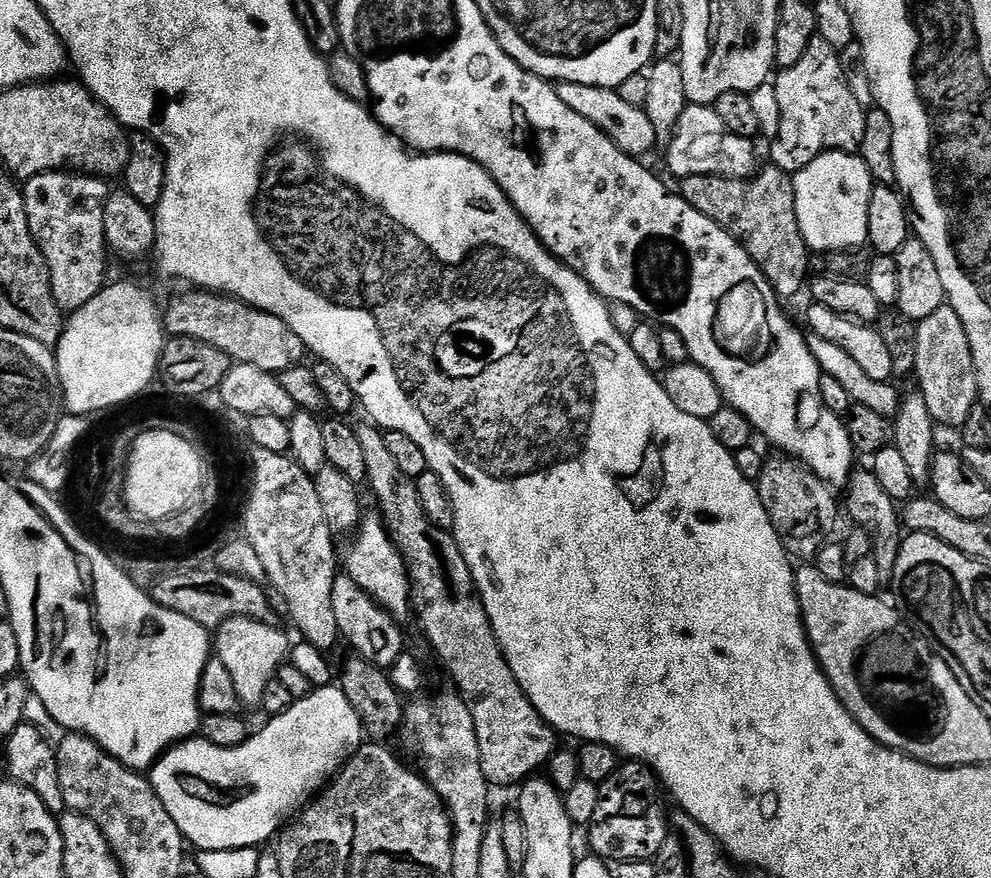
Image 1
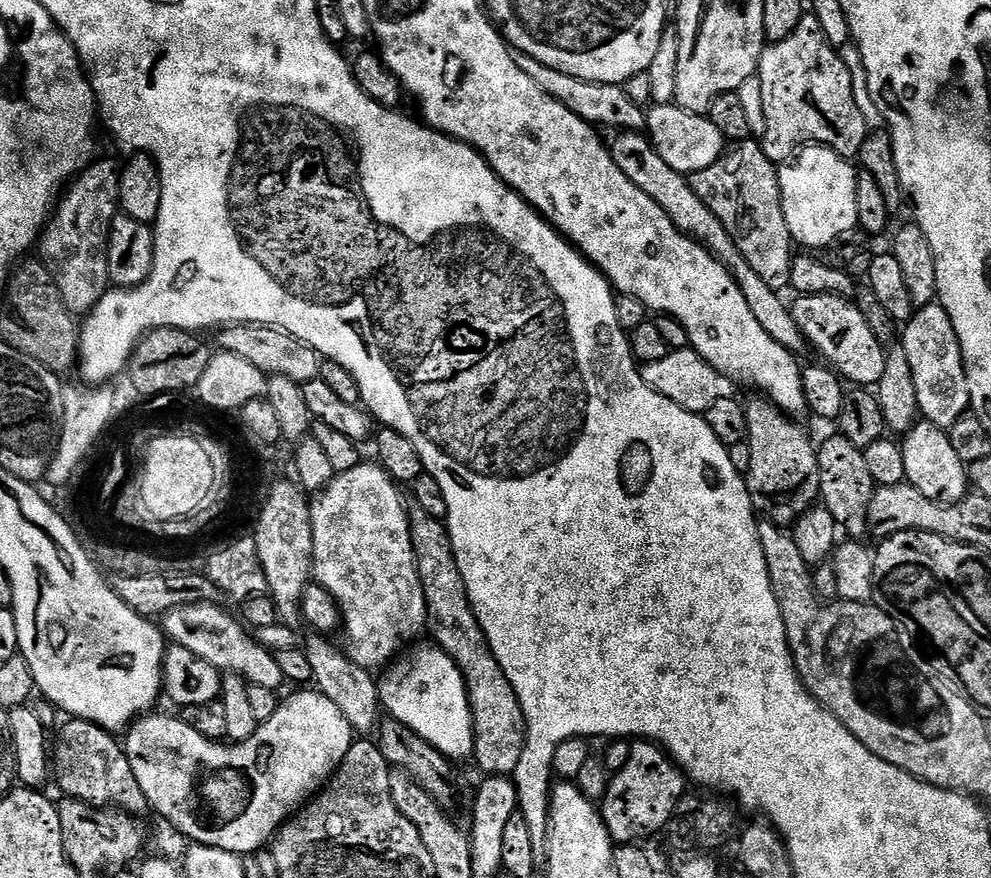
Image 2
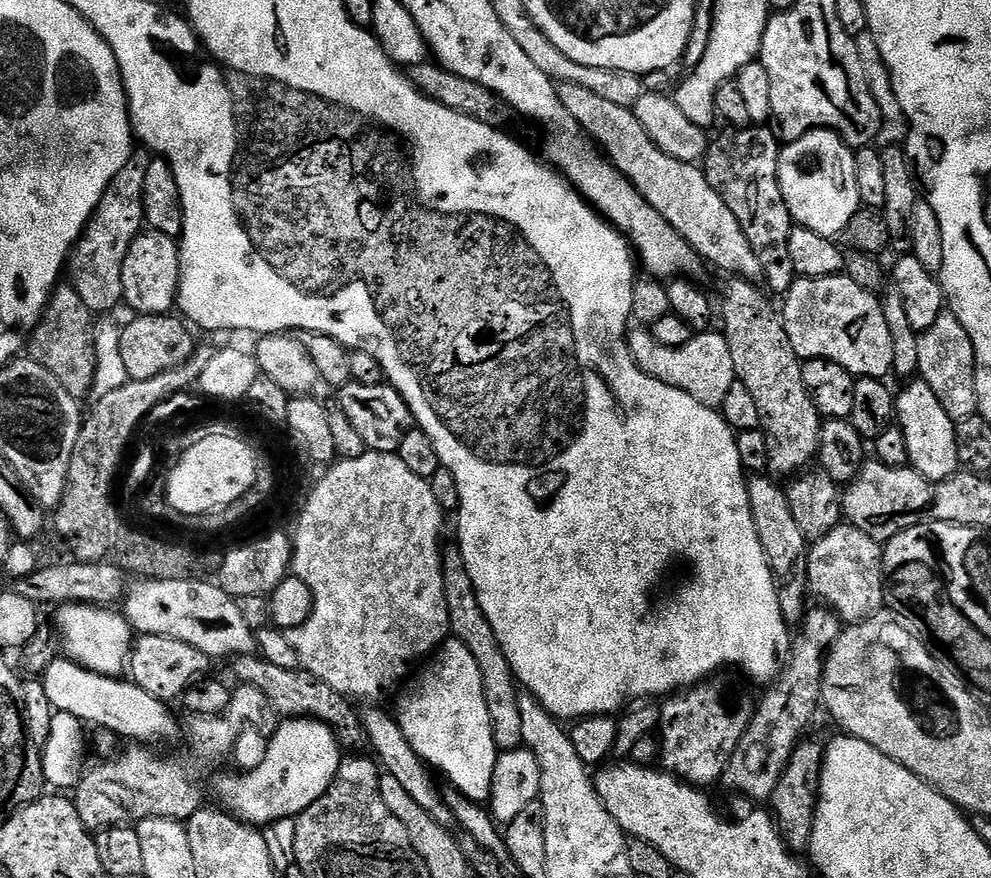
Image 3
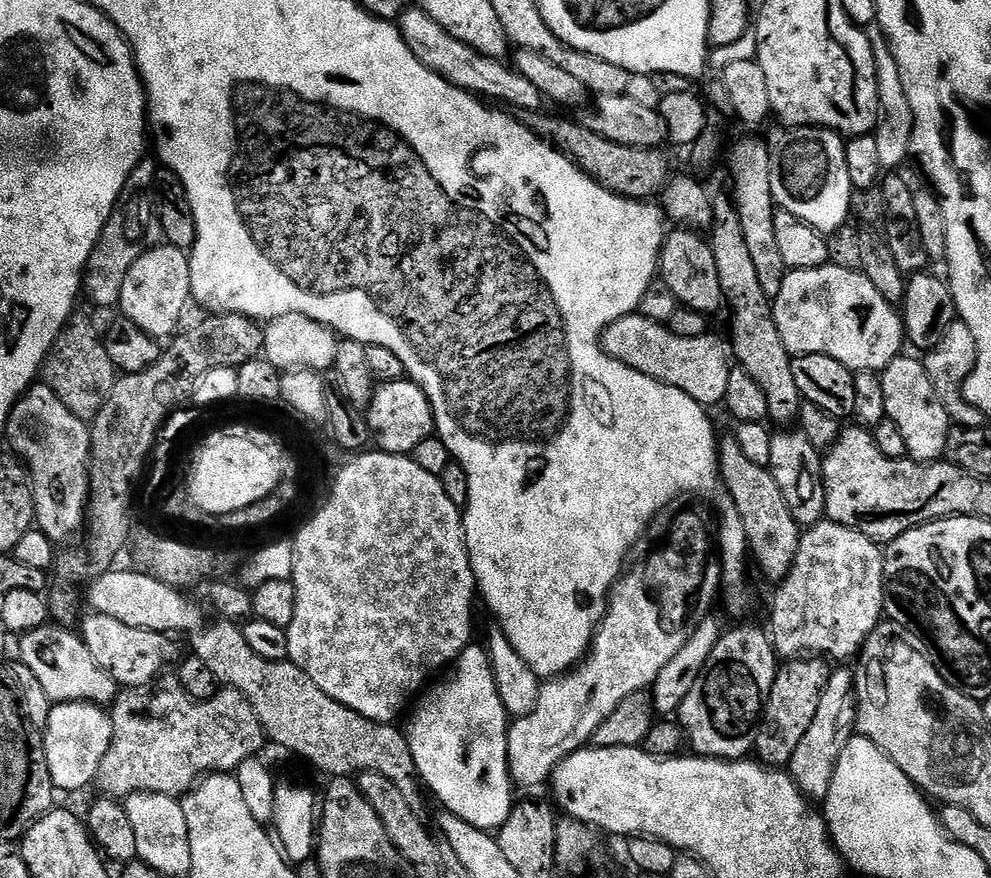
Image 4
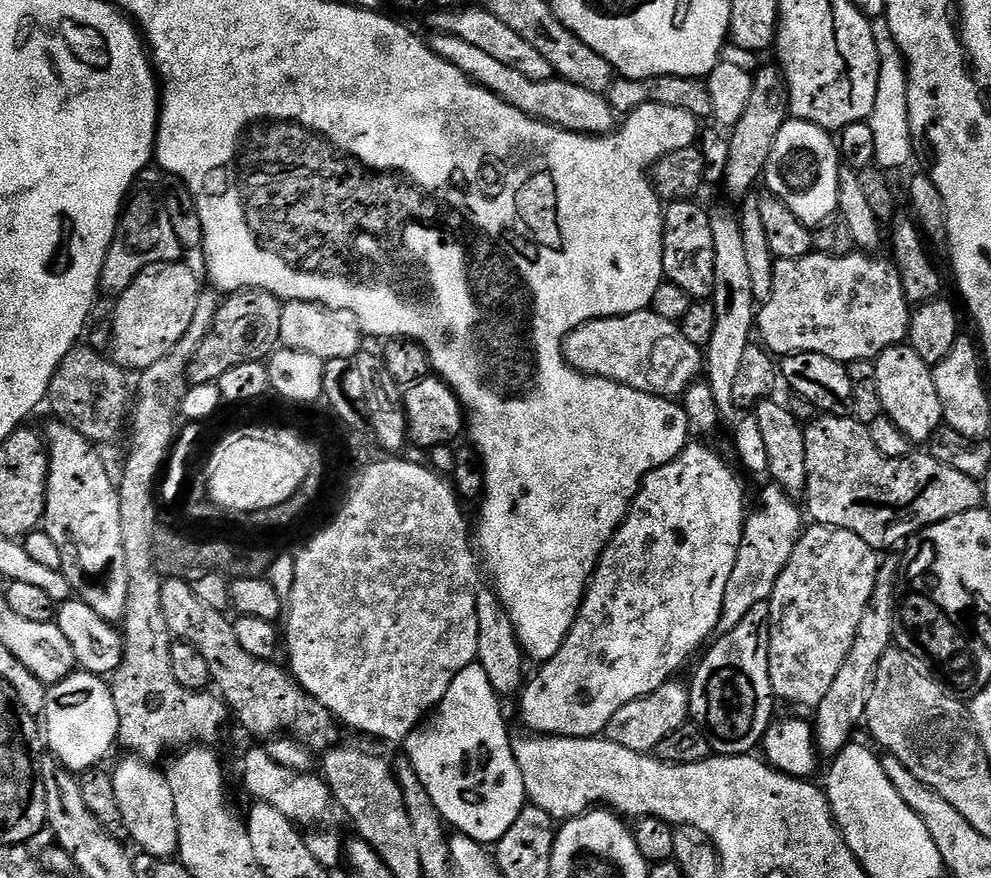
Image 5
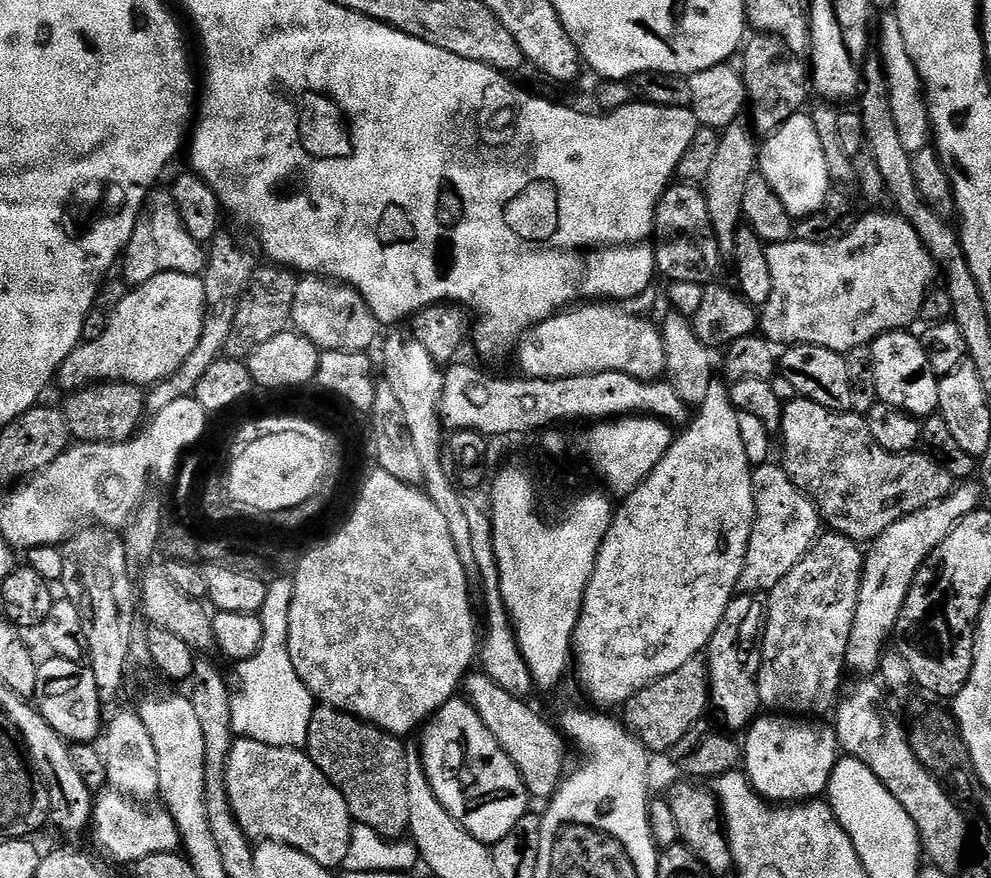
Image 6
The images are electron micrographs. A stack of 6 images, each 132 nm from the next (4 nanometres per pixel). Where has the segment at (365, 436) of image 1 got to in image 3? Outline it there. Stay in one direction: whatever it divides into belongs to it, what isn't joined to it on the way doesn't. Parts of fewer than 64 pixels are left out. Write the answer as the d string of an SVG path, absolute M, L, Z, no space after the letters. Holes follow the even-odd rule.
M445 547L442 559L444 561L446 606L450 610L452 632L455 639L461 640L470 650L470 654L474 654L474 662L478 662L478 670L482 670L482 682L486 694L486 706L490 710L494 742L500 752L509 752L524 744L522 714L518 710L516 676L512 672L510 662L506 662L506 654L502 654L502 650L494 638L494 630L490 626L490 622L486 622L486 614L482 614L482 606L478 606L476 591L470 582L470 574L466 574L466 562L462 558L459 547Z

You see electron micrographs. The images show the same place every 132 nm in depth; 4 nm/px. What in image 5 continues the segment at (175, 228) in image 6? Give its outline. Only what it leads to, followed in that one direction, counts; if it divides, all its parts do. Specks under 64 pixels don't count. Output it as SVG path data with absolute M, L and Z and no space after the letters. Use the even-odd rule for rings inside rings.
M138 192L125 203L124 211L120 213L116 233L102 266L100 292L112 298L121 296L134 278L142 274L142 270L155 264L175 264L182 255L178 234L174 234L174 226L170 223L170 214L163 199L157 193L155 196L152 192Z

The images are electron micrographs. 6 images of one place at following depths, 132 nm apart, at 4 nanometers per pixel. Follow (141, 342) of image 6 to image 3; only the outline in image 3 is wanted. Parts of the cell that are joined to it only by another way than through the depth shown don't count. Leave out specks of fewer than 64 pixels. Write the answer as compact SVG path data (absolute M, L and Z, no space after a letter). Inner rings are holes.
M141 231L132 239L126 262L122 262L123 303L133 308L133 313L141 316L171 313L177 307L180 294L180 246L173 237L153 232Z

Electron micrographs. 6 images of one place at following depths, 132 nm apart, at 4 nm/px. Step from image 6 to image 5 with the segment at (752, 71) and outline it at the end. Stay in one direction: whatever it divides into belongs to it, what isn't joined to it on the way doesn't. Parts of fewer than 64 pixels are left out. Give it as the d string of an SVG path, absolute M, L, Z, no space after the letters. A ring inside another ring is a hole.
M779 67L755 69L750 90L750 102L746 102L746 110L736 124L731 125L729 144L729 162L726 163L723 190L732 196L744 196L757 183L761 183L764 167L768 165L770 150L774 150L774 142L778 139L778 130L790 118L788 107L788 84L784 81L784 73Z

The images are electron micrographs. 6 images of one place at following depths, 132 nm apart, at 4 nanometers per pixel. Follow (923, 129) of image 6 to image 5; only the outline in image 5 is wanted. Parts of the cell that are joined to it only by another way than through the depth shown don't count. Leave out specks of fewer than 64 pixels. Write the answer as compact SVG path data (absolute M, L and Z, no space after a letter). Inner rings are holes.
M873 19L872 33L874 34L874 42L878 46L880 77L878 78L876 108L867 121L868 125L874 130L875 167L881 170L889 170L888 168L902 167L911 156L914 156L912 127L910 126L910 114L908 113L908 69L887 19Z

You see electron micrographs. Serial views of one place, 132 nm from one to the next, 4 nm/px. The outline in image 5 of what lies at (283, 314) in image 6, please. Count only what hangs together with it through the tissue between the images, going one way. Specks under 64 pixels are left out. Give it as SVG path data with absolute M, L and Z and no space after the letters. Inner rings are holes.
M244 288L225 295L212 323L210 334L202 338L202 346L194 354L188 378L195 384L216 384L226 370L251 360L267 361L281 347L282 310L284 304L274 294L257 288Z

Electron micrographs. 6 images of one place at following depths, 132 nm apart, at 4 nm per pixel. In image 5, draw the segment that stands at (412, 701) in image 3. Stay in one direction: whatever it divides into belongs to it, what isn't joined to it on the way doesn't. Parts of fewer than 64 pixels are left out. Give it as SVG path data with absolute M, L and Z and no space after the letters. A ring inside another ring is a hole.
M480 663L466 666L466 670L462 670L454 682L450 682L450 690L442 694L442 702L436 704L402 744L418 778L422 778L422 786L426 786L430 798L434 798L434 806L438 806L445 821L451 827L453 824L457 833L469 836L485 846L495 845L502 834L510 830L514 818L518 818L526 806L522 770L518 770L518 762L514 758L512 736L504 721L500 703L501 697L494 690L490 677L486 670L482 670Z

